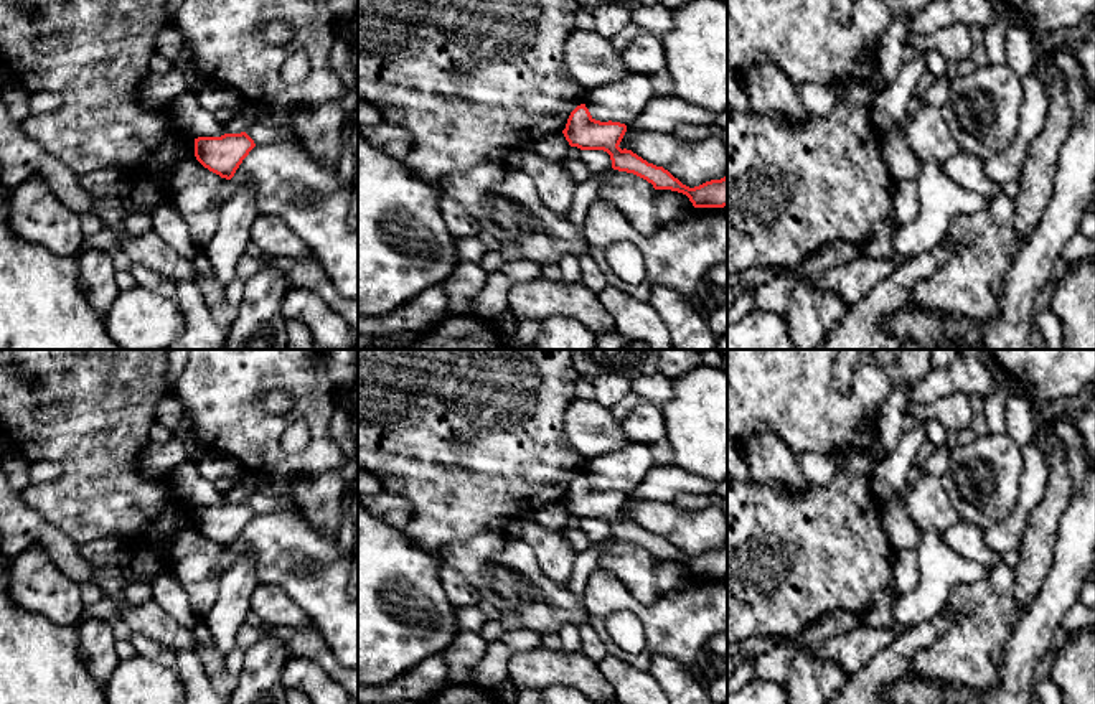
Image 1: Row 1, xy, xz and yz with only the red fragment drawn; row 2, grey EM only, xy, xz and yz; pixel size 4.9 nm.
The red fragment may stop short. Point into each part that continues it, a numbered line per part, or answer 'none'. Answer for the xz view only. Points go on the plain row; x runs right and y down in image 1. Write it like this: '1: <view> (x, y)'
none

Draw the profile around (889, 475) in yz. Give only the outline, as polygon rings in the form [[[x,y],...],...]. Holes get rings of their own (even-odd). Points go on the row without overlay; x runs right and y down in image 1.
[[[922,419],[914,430],[902,434],[895,450],[876,463],[871,476],[871,491],[881,505],[894,498],[905,485],[907,473],[920,447],[928,440],[927,420]]]

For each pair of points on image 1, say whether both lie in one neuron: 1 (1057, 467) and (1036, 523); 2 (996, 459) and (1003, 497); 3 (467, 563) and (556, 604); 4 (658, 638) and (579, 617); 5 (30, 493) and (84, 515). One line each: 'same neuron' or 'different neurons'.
1: same neuron
2: same neuron
3: same neuron
4: different neurons
5: same neuron

